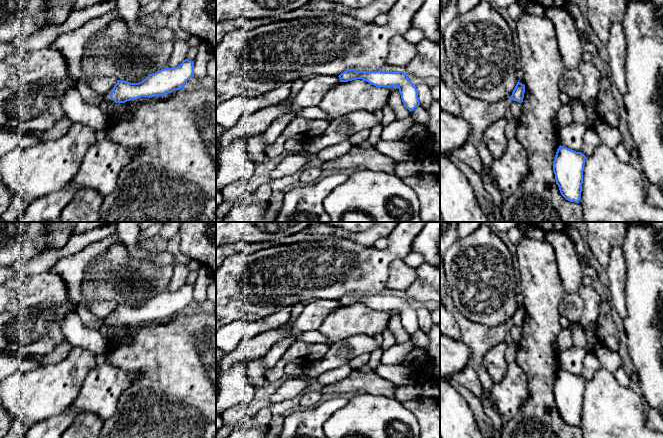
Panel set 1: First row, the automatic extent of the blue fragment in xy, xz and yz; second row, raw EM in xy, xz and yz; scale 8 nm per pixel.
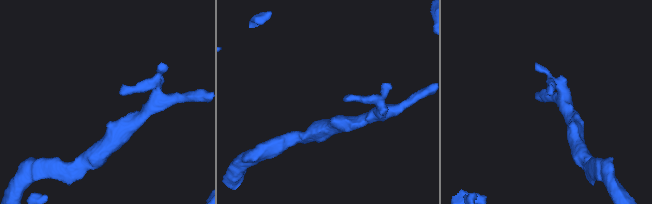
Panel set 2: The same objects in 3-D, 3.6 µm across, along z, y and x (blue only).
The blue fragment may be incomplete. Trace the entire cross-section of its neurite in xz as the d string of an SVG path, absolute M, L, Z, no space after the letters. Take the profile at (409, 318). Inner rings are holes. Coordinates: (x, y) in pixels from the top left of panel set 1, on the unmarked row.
M348 293L339 300L340 306L348 306L356 303L362 303L376 311L396 310L401 318L404 330L411 336L420 329L418 314L409 304L408 299L403 295L385 296L378 295L358 295Z

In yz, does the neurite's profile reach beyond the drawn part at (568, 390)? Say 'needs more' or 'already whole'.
already whole

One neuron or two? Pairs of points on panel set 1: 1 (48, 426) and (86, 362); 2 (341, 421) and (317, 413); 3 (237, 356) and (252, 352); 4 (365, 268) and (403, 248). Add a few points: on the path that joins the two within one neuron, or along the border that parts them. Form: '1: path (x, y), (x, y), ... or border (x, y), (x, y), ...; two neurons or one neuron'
1: border (67, 407), (57, 414), (35, 423); two neurons
2: border (348, 402), (339, 408), (322, 427); two neurons
3: path (241, 353), (248, 352); one neuron
4: path (374, 263), (379, 258), (394, 251); one neuron

